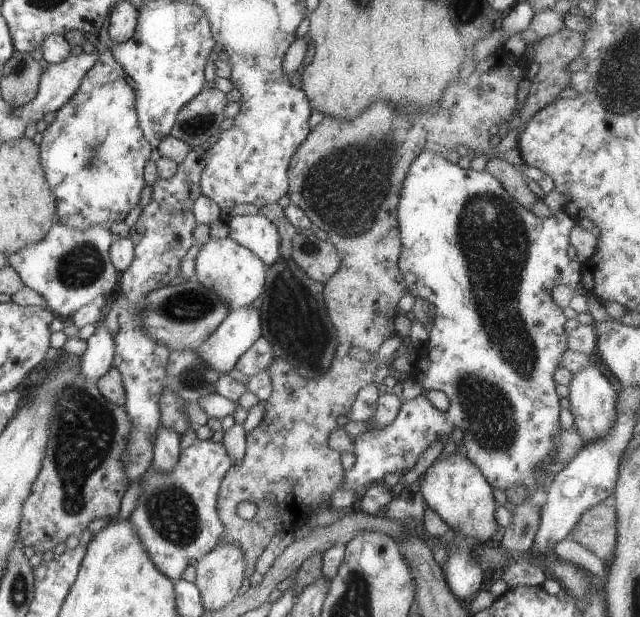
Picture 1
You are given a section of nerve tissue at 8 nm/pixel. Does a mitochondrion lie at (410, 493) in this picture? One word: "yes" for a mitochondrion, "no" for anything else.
no

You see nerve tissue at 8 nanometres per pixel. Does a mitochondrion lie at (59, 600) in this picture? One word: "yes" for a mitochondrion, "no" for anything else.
no

